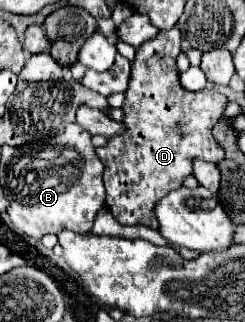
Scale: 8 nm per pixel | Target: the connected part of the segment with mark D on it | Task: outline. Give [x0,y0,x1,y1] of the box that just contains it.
[96,25,226,229]

